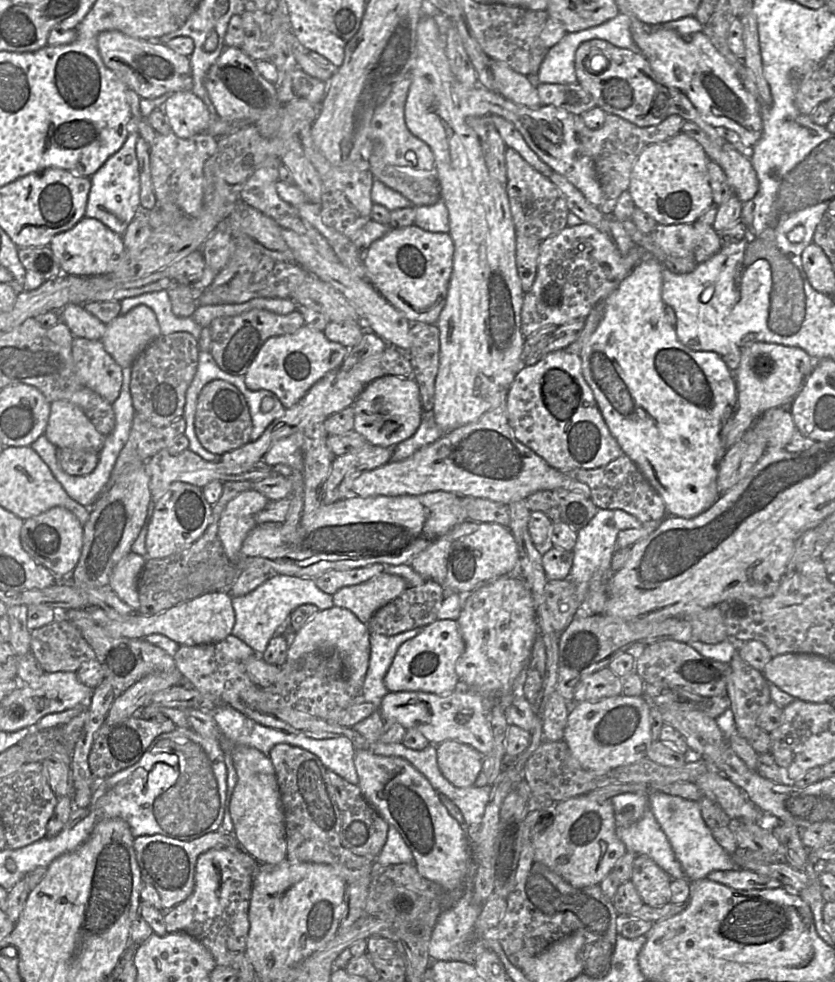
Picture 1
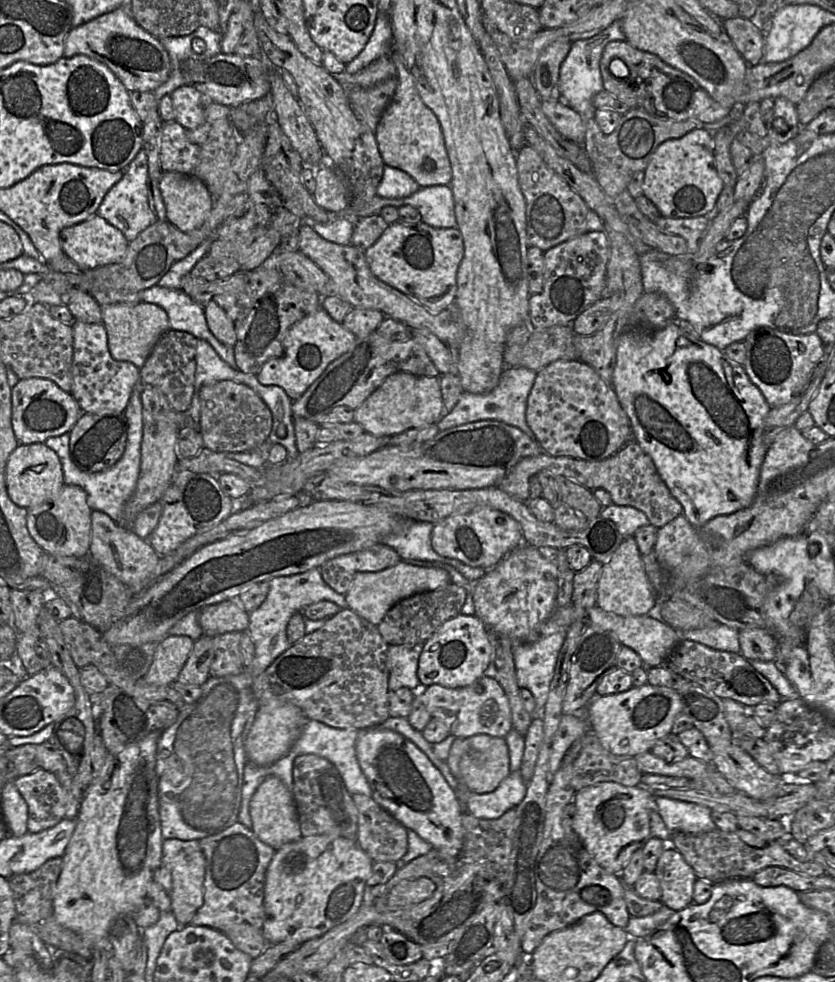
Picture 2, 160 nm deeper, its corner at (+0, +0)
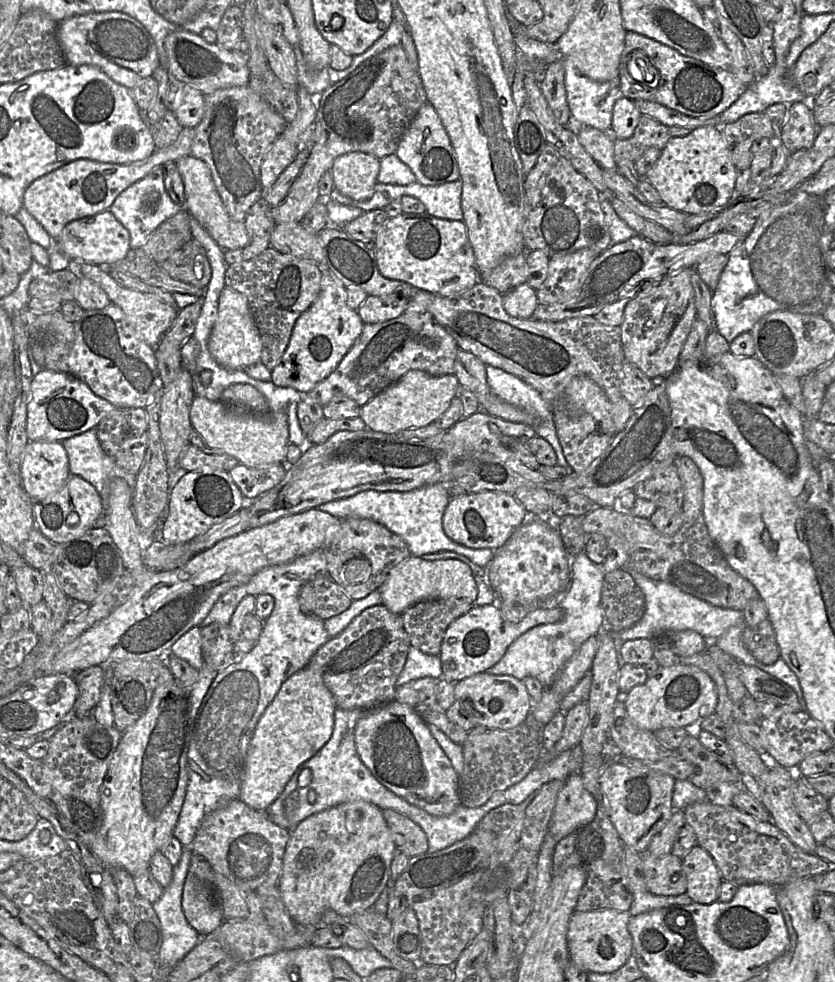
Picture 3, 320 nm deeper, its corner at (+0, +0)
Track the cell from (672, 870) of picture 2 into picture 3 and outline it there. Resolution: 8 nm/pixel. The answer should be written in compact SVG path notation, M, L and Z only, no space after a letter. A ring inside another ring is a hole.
M693 847L683 858L682 866L687 880L687 894L693 903L711 904L718 901L723 882L721 873L710 854Z

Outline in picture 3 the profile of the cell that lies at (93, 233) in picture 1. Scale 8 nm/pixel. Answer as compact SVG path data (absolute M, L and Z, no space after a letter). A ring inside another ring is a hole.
M109 210L69 222L57 243L59 250L70 260L100 266L110 266L125 259L131 249L129 231Z

